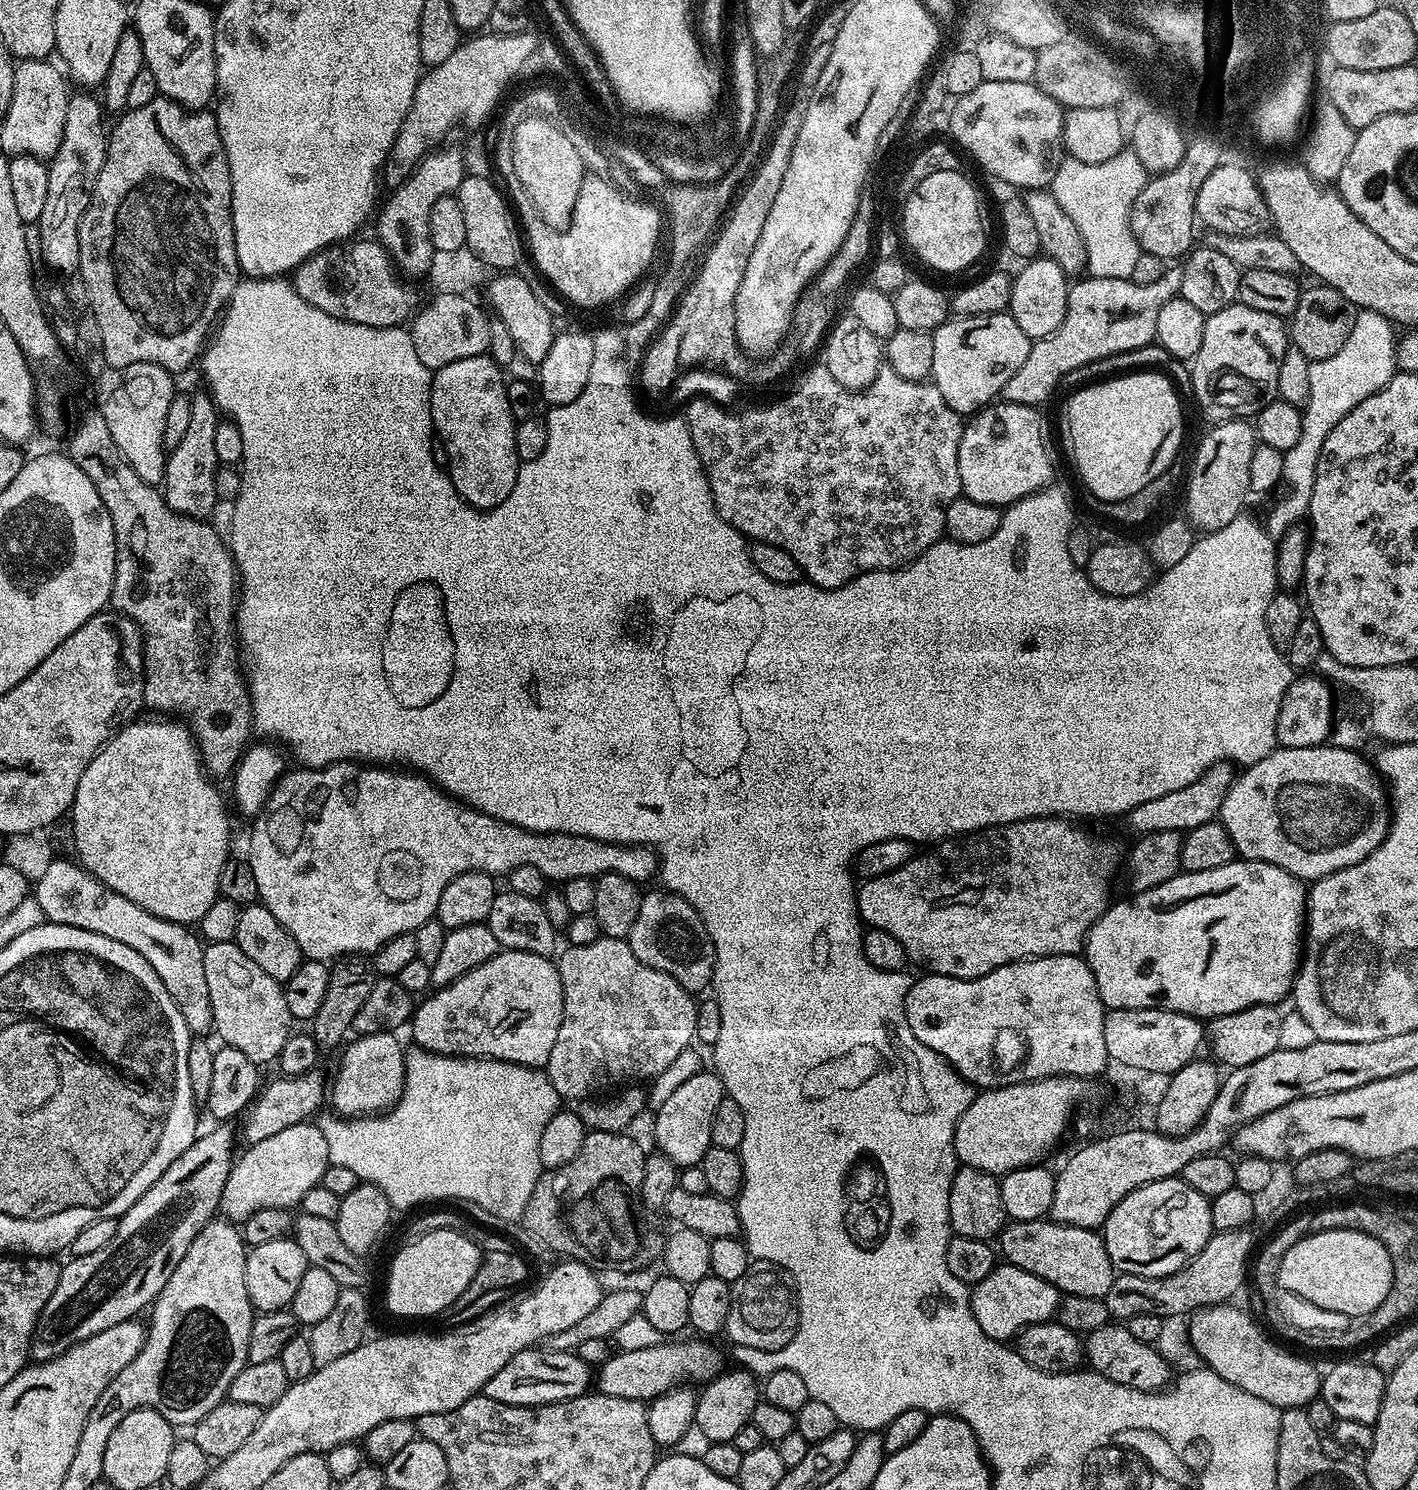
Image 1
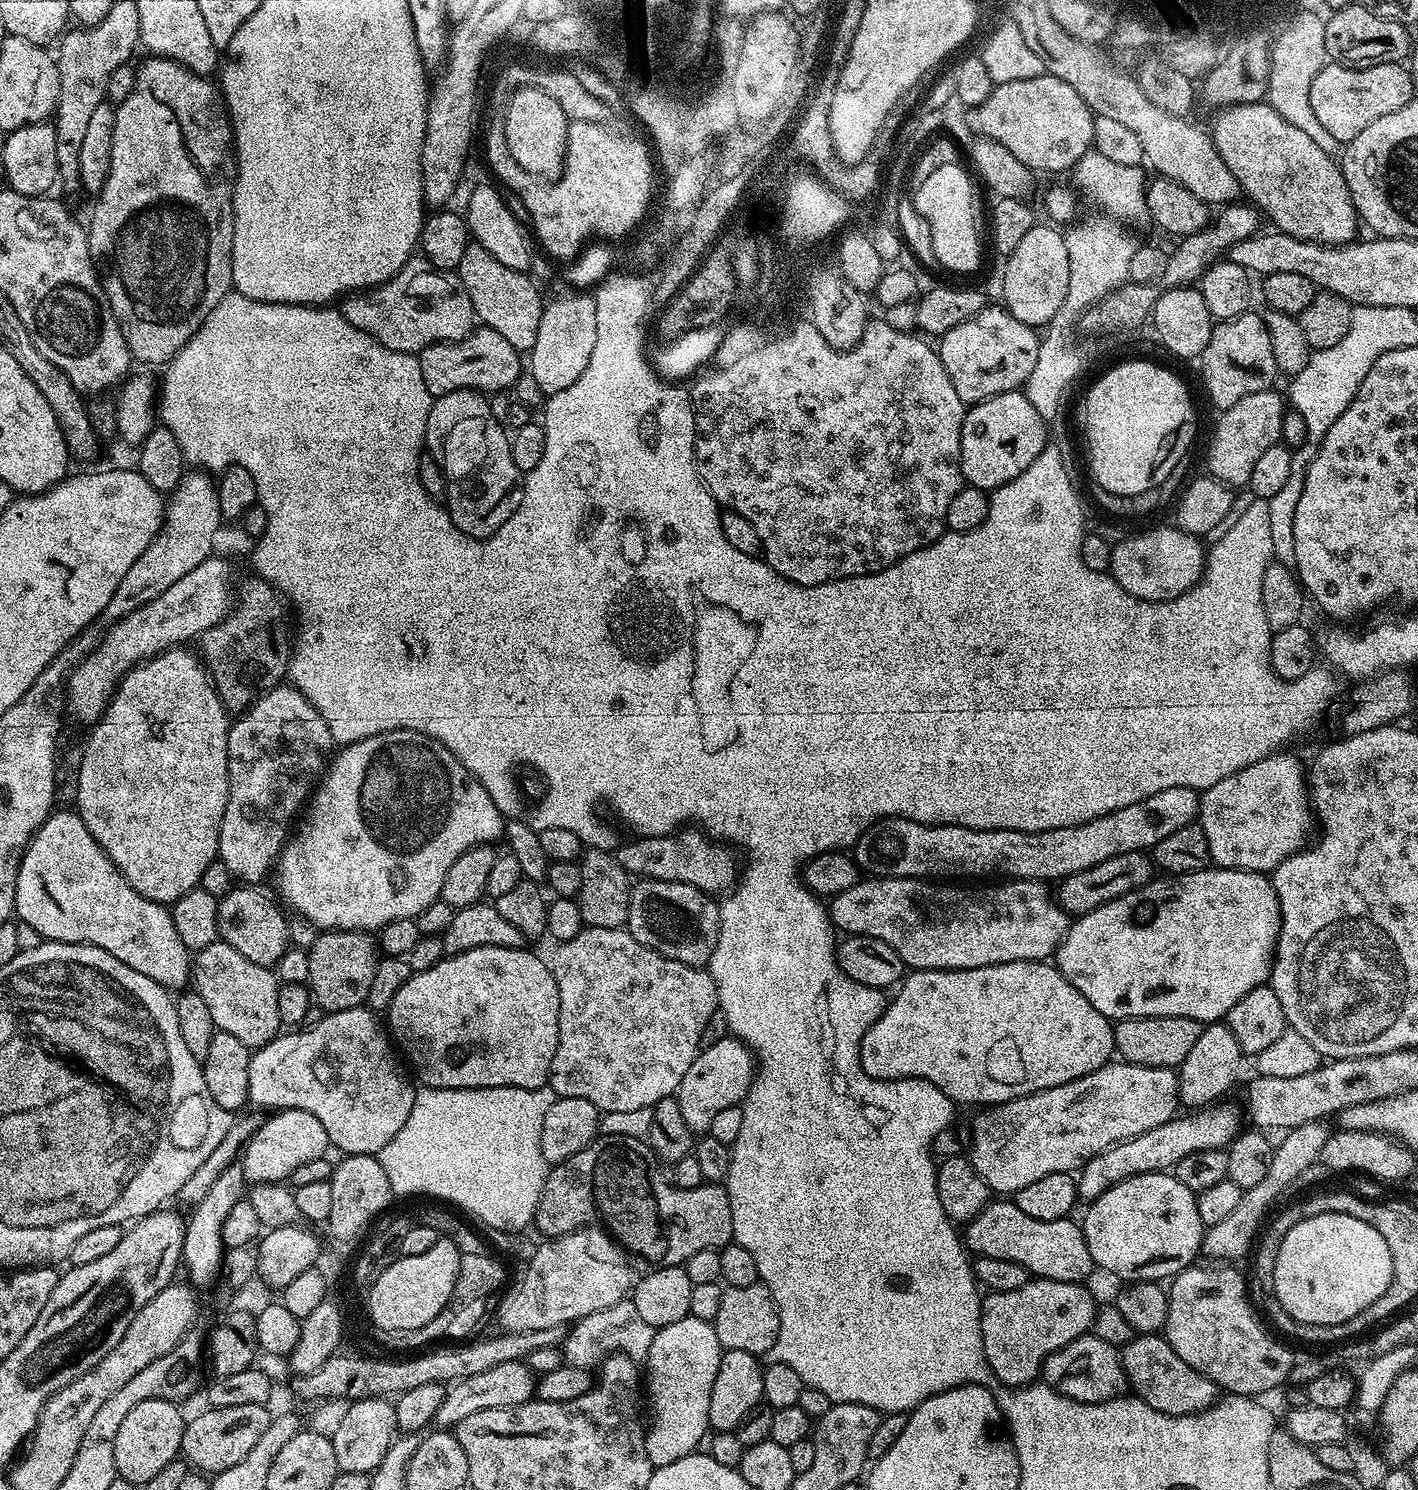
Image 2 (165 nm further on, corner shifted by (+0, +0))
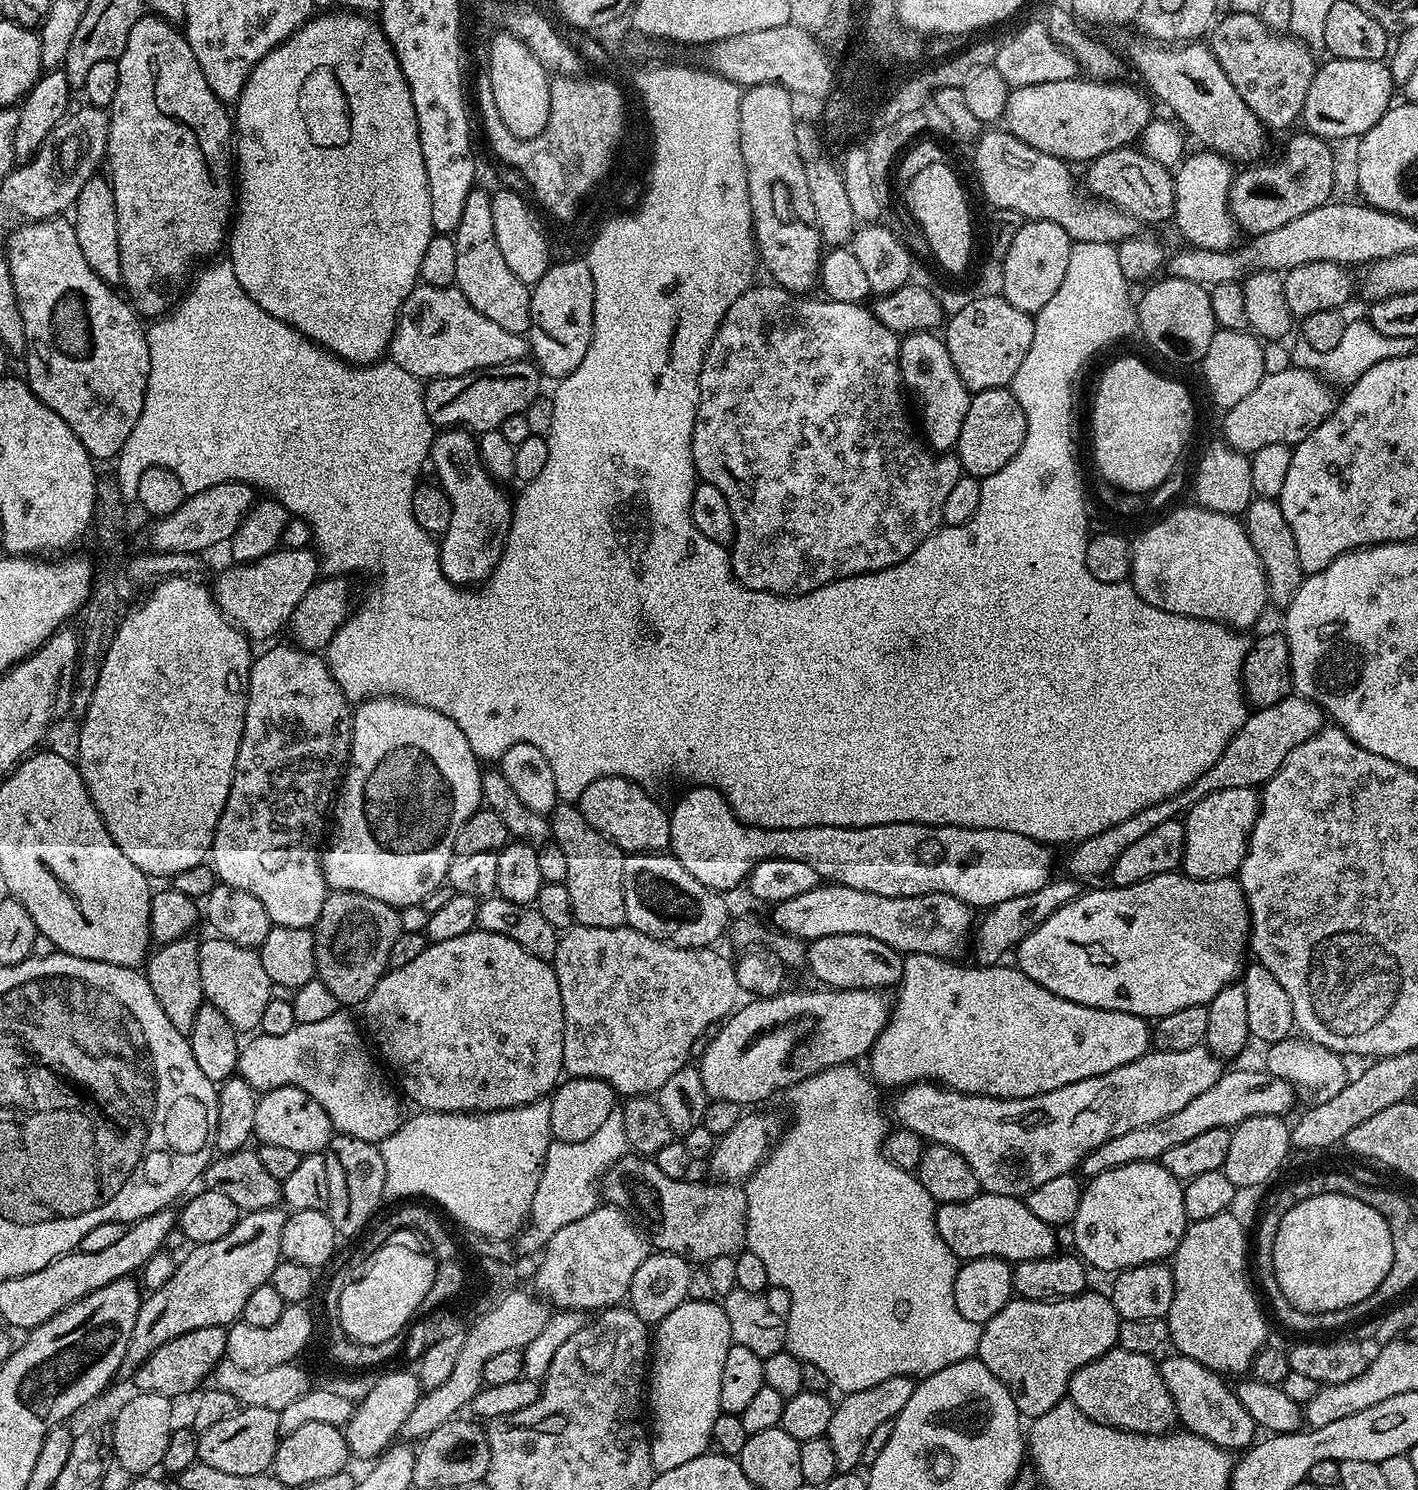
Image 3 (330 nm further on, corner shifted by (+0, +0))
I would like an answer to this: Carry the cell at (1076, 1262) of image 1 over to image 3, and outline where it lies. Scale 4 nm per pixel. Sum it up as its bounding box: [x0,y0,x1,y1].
[936,1191,1057,1262]

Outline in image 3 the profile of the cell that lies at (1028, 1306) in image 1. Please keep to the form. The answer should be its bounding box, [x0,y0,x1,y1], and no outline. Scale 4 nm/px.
[976,1290,1120,1418]

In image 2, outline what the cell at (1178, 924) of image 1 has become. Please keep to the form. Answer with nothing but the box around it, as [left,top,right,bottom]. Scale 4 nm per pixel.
[1054,866,1280,1022]

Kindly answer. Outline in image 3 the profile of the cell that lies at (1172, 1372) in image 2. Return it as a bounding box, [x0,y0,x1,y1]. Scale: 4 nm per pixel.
[1158,1354,1258,1449]

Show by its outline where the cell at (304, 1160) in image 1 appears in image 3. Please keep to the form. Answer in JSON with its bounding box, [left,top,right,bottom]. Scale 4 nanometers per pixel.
[254,1085,334,1154]

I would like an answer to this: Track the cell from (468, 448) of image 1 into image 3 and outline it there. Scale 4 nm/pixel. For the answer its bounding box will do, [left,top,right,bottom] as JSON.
[430,429,513,586]

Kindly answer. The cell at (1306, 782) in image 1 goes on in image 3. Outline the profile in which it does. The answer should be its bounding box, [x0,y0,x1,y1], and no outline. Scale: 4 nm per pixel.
[1182,788,1260,880]

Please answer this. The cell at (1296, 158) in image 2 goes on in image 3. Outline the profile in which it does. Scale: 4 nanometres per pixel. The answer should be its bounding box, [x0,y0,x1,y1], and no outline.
[1127,40,1269,162]

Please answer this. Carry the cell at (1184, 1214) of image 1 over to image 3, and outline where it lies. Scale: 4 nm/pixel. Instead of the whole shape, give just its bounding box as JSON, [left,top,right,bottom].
[1070,1160,1189,1274]

